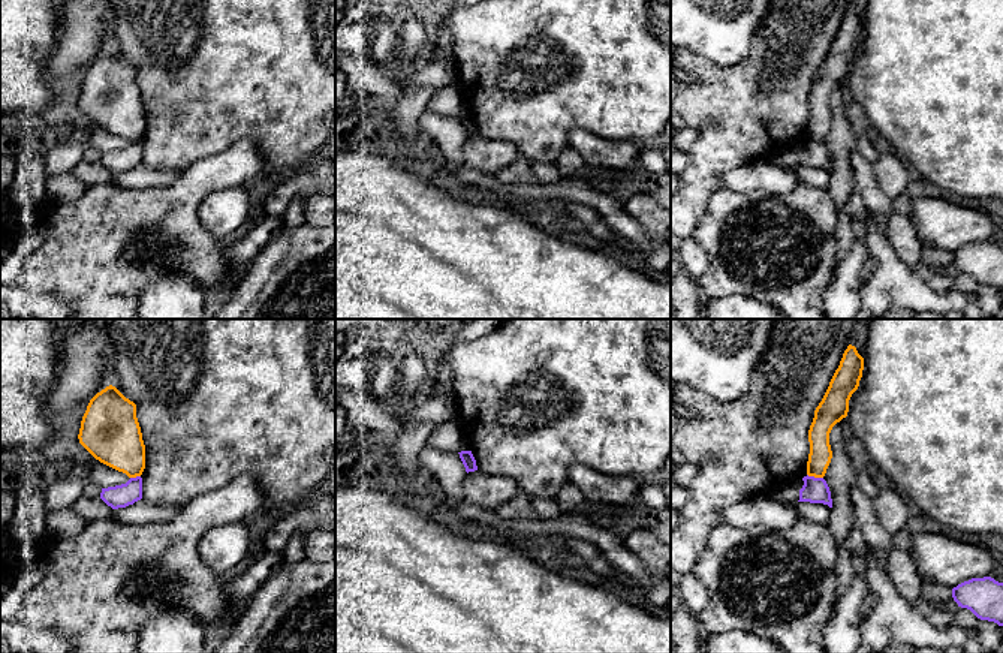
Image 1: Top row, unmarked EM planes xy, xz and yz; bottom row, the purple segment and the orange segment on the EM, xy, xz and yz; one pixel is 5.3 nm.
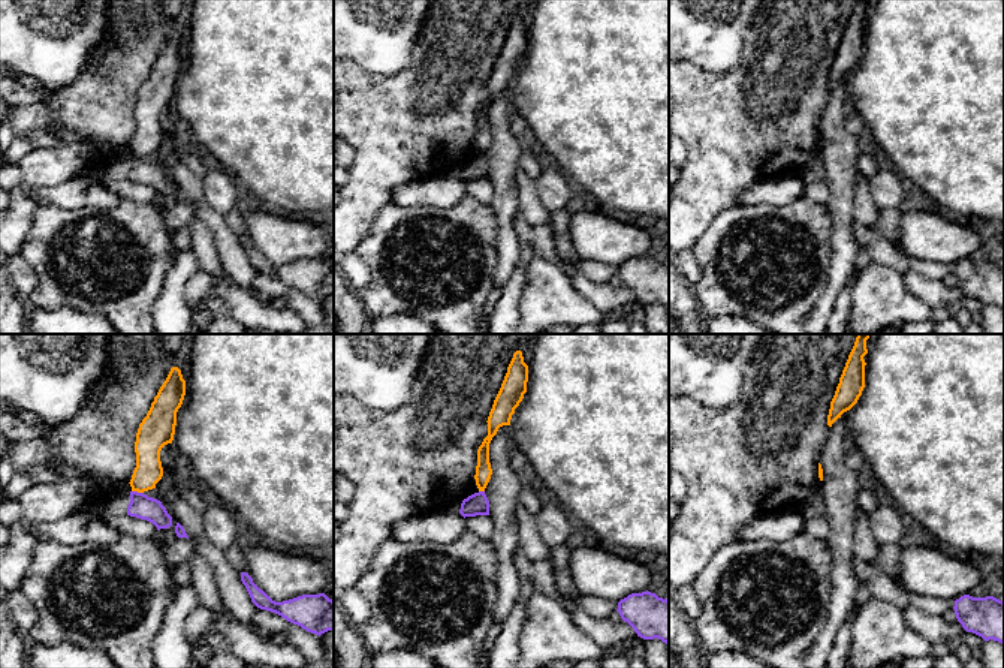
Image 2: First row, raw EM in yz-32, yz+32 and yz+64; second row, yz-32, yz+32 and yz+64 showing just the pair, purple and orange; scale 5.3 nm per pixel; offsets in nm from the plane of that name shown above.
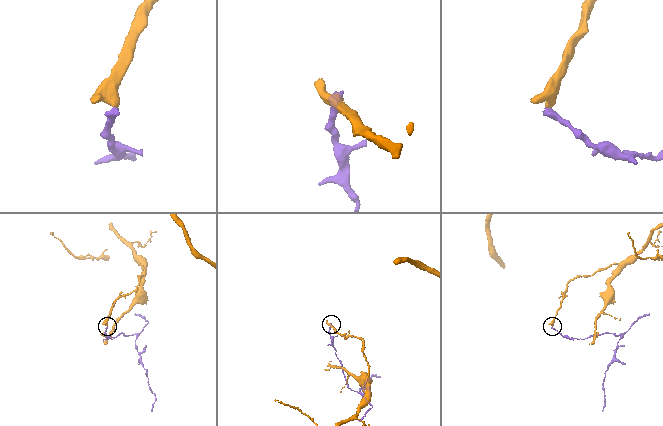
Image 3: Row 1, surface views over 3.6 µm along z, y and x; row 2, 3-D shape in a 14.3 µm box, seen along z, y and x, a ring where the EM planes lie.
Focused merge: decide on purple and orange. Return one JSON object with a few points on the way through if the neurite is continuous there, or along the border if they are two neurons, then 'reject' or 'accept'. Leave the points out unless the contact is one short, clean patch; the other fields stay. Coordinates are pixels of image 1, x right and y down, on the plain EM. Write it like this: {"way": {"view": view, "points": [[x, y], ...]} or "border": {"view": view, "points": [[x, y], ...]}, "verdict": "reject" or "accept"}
{"border": {"view": "yz", "points": [[807, 138], [822, 143]]}, "verdict": "reject"}

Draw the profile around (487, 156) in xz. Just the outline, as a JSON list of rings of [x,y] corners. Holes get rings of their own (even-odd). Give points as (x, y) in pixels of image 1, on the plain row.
[[[479,135],[469,136],[463,144],[464,168],[496,175],[519,156],[512,142],[487,141]]]

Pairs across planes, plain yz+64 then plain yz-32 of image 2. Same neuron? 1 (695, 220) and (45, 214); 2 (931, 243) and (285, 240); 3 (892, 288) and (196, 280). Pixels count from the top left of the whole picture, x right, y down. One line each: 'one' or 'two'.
1: two
2: one
3: two

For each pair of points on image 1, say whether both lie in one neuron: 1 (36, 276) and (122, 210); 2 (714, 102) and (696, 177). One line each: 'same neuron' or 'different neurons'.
1: same neuron
2: same neuron

